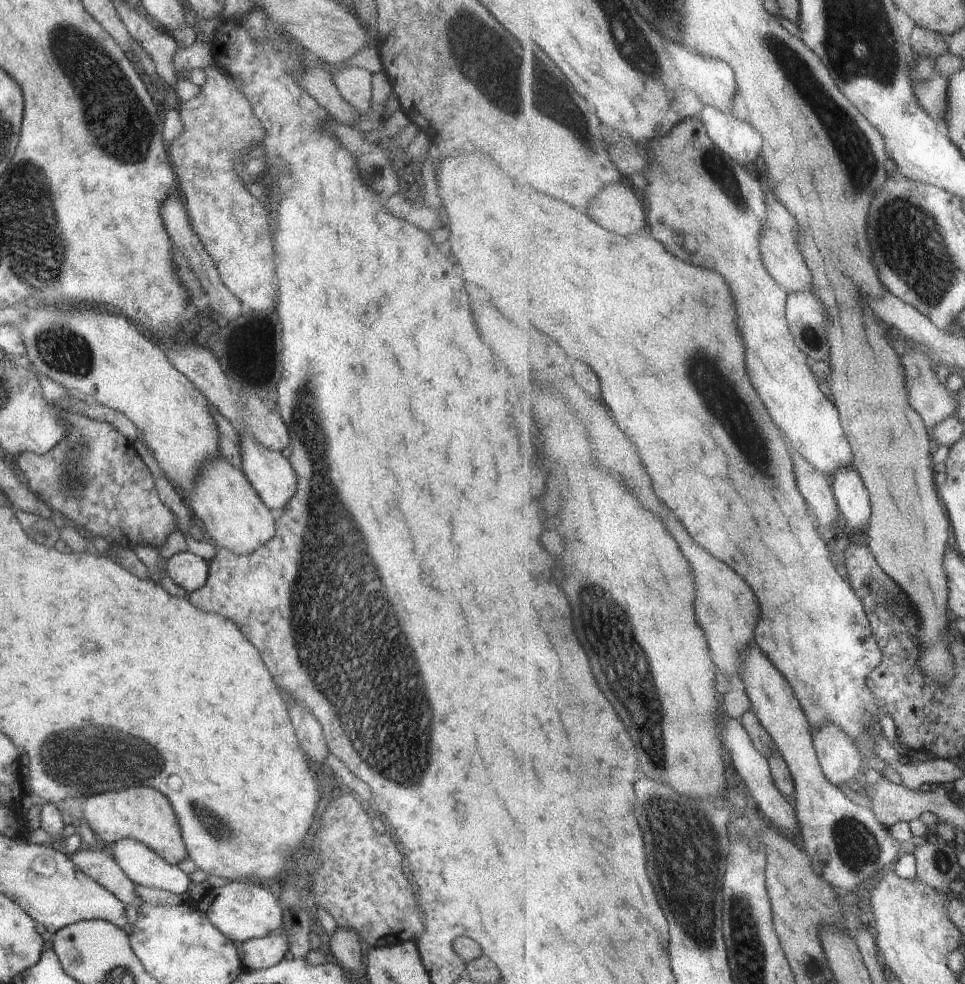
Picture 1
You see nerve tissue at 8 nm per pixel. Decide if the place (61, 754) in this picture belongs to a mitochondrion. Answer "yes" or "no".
yes

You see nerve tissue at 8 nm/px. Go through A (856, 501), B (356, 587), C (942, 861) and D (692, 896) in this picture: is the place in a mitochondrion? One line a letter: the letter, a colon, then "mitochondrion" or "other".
A: other
B: mitochondrion
C: mitochondrion
D: mitochondrion

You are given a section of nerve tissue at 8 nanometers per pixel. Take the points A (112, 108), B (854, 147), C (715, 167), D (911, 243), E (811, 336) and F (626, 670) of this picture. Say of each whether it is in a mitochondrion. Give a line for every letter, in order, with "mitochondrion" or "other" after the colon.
A: mitochondrion
B: mitochondrion
C: mitochondrion
D: mitochondrion
E: mitochondrion
F: mitochondrion

